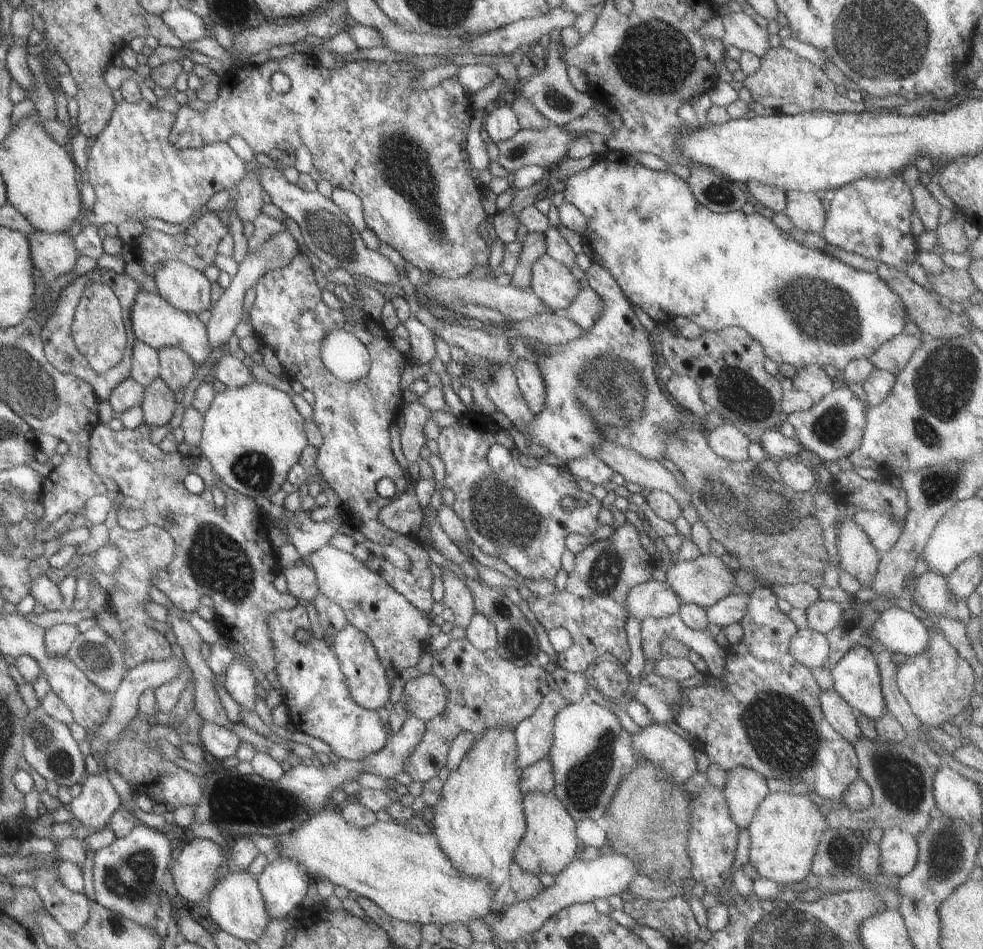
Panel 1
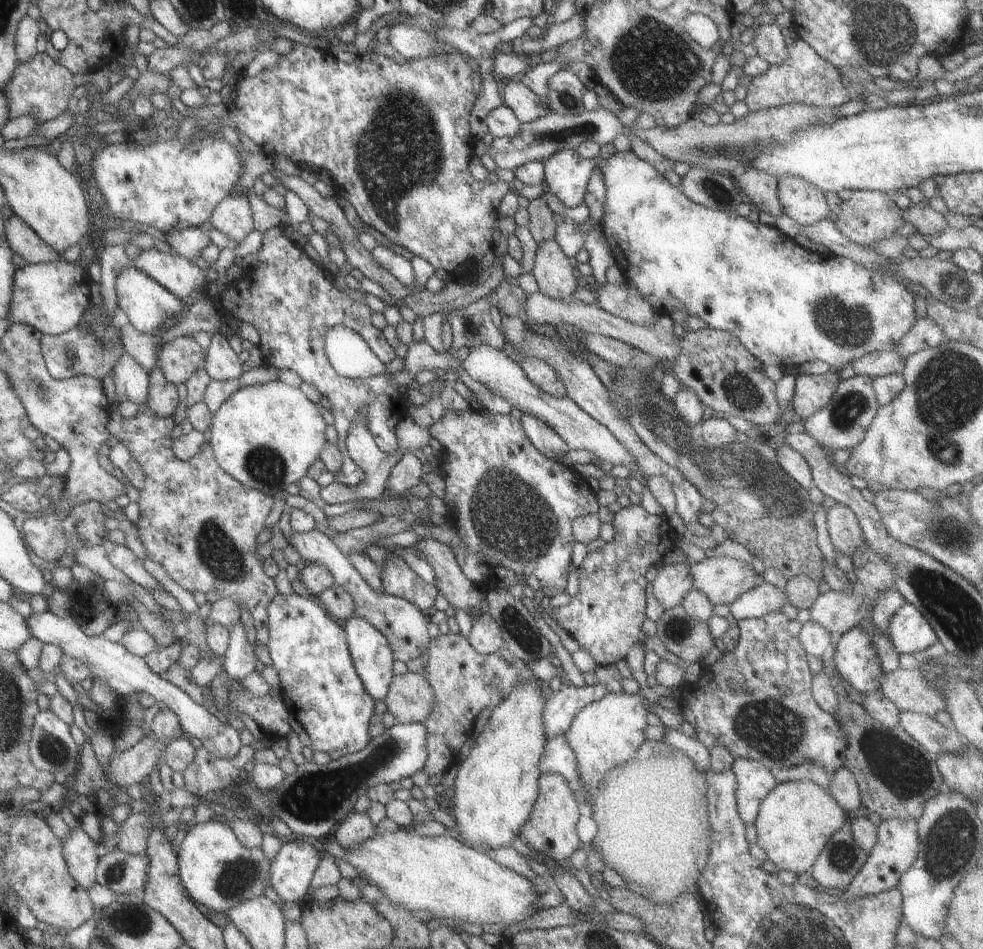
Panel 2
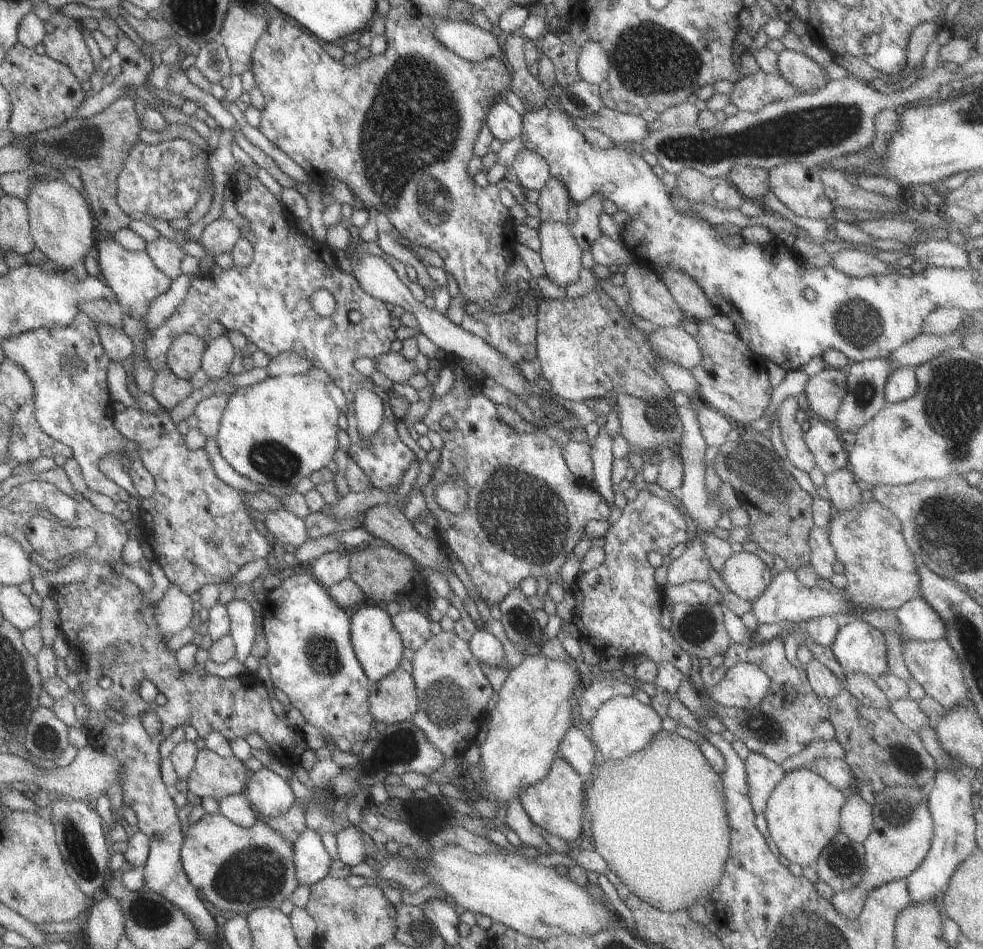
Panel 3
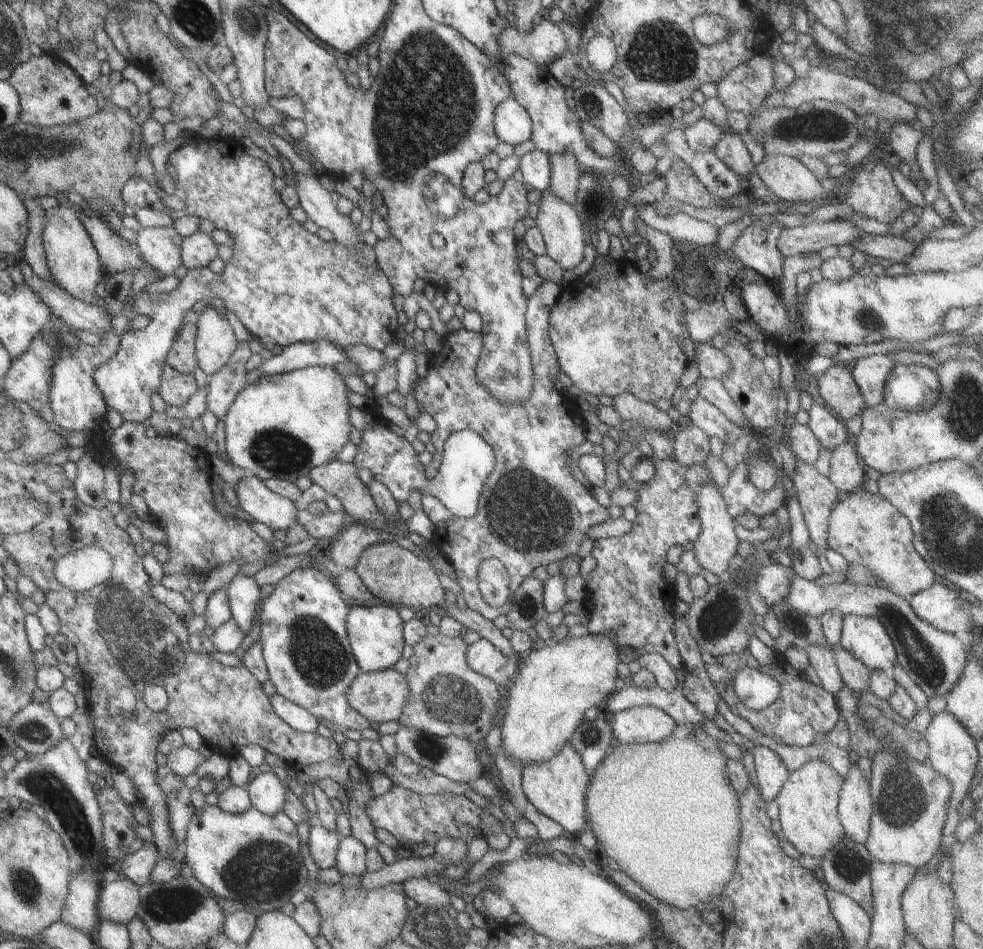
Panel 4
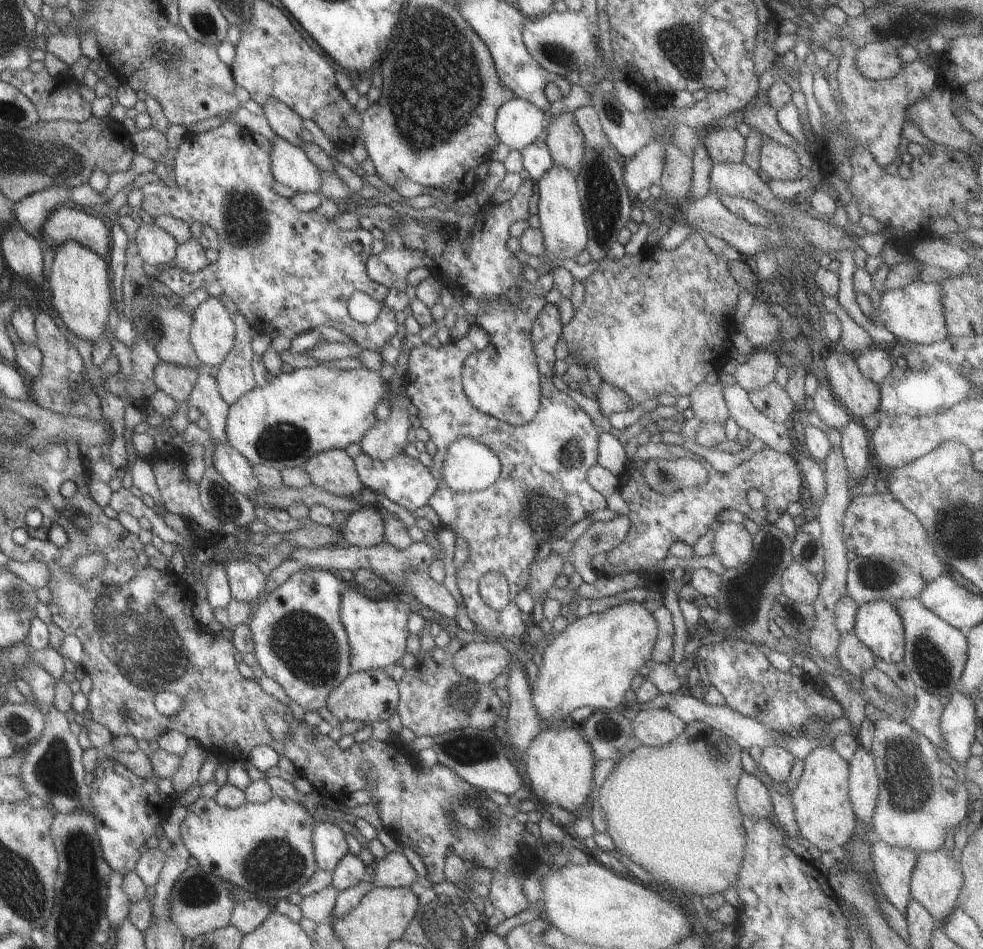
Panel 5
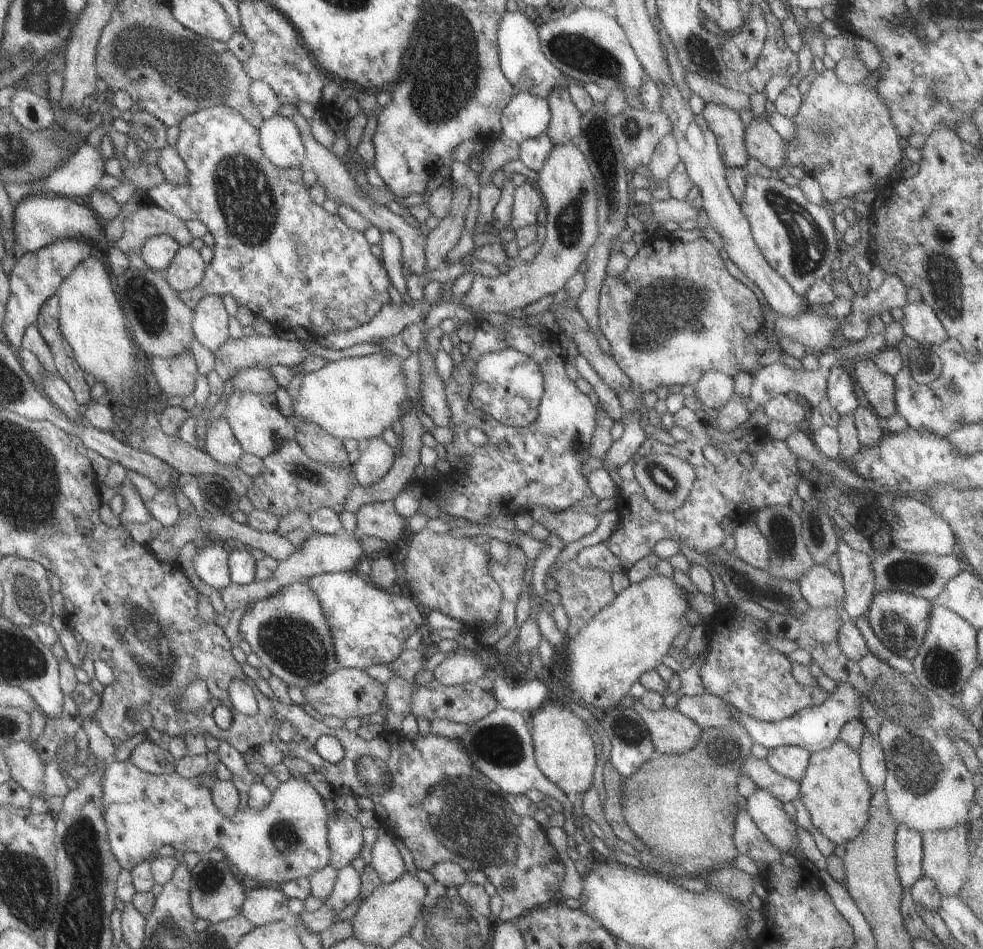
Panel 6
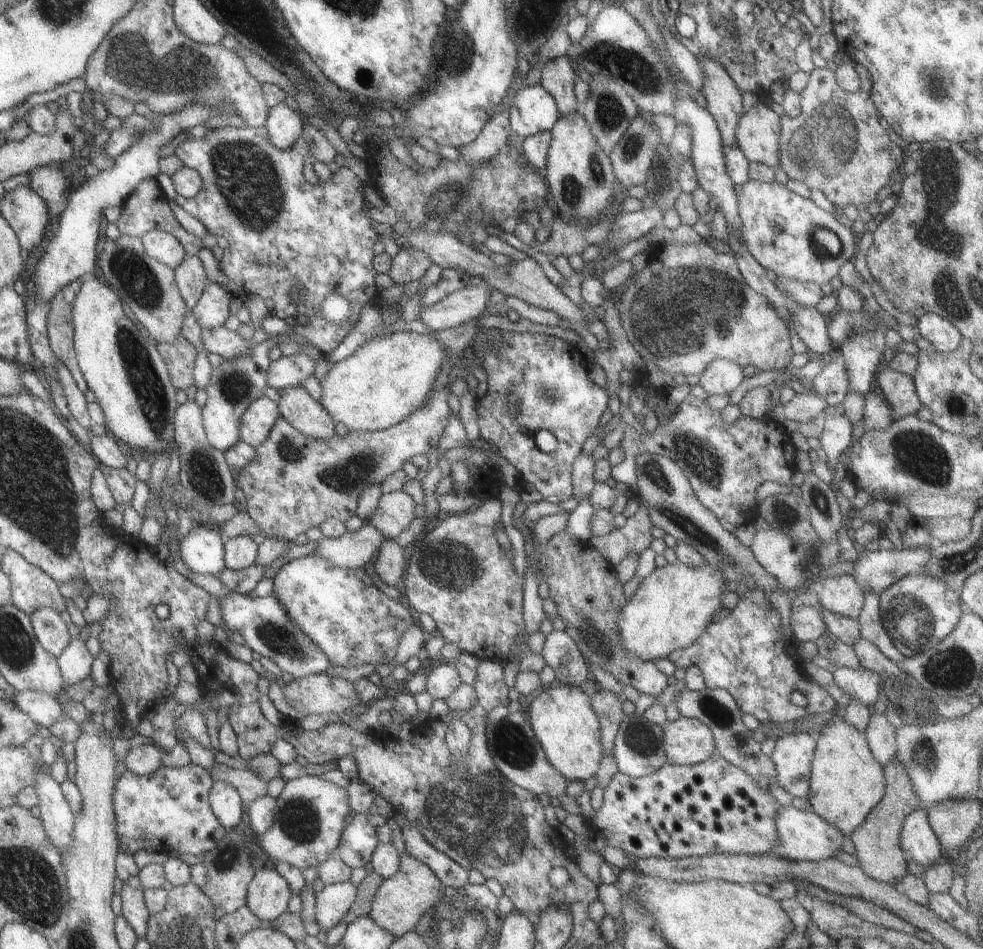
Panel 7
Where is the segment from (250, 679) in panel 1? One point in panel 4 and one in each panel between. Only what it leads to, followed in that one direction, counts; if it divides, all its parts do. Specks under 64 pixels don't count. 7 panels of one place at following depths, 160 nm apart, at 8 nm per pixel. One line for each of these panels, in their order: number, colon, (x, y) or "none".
2: (238, 660)
3: (241, 627)
4: (242, 593)

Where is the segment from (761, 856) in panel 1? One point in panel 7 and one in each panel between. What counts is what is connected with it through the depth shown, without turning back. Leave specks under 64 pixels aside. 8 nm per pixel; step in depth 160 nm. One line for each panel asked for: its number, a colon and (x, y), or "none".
2: (793, 822)
3: (801, 813)
4: (807, 801)
5: (823, 813)
6: (832, 789)
7: (845, 782)

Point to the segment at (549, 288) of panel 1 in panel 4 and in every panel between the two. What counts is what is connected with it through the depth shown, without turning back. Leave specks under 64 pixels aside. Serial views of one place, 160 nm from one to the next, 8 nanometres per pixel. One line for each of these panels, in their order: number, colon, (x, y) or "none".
2: (550, 268)
3: (559, 252)
4: (558, 222)

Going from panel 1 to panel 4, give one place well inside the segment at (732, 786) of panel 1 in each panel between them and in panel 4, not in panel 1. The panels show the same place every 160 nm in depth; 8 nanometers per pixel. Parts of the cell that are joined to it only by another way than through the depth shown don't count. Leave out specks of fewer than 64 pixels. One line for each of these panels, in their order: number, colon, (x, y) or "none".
2: (753, 781)
3: (762, 775)
4: (769, 770)

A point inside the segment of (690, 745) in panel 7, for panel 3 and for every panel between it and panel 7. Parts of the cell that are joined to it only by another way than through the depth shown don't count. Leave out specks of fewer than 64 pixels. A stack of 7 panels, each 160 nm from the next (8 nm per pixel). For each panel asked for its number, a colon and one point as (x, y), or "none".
3: (621, 725)
4: (640, 724)
5: (652, 727)
6: (670, 732)

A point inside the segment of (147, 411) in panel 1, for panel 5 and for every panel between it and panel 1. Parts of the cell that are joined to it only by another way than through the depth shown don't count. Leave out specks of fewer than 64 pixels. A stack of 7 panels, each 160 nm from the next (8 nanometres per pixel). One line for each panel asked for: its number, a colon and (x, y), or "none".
2: (161, 398)
3: (167, 390)
4: (174, 387)
5: (175, 381)

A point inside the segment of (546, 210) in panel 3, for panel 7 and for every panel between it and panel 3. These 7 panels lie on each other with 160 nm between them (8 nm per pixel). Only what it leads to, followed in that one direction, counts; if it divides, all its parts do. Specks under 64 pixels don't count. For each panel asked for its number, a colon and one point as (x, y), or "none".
4: (564, 172)
5: (563, 139)
6: (564, 125)
7: (557, 77)

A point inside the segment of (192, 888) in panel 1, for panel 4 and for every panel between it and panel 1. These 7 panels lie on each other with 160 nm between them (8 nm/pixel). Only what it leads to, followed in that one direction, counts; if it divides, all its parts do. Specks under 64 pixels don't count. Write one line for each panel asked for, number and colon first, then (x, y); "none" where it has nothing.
2: (215, 869)
3: (236, 868)
4: (251, 857)

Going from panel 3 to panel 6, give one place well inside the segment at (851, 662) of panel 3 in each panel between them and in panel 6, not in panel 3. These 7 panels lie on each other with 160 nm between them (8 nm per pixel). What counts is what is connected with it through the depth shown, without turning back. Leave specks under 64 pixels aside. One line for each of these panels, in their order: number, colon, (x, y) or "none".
4: (865, 637)
5: (877, 624)
6: (899, 619)

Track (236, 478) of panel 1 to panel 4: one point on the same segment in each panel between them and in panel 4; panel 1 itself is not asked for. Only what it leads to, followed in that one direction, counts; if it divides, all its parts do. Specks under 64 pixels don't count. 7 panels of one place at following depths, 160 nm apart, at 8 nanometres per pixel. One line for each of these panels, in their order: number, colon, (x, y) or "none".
2: (265, 436)
3: (275, 432)
4: (284, 424)

